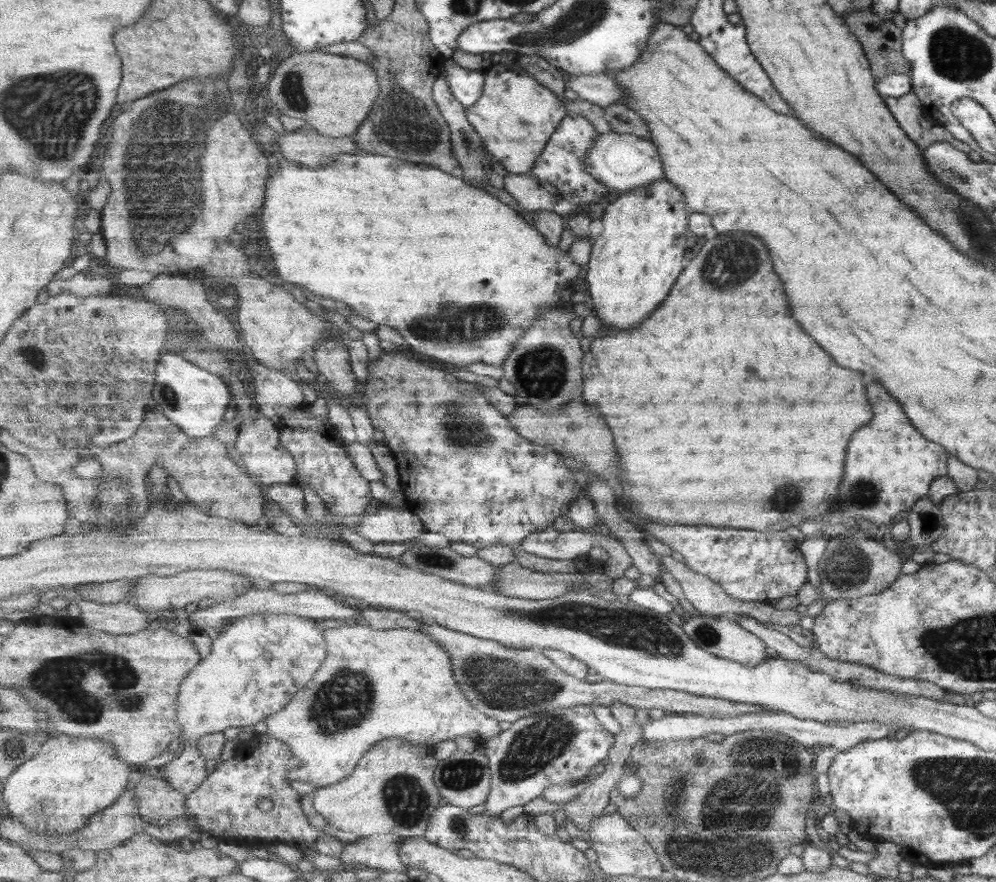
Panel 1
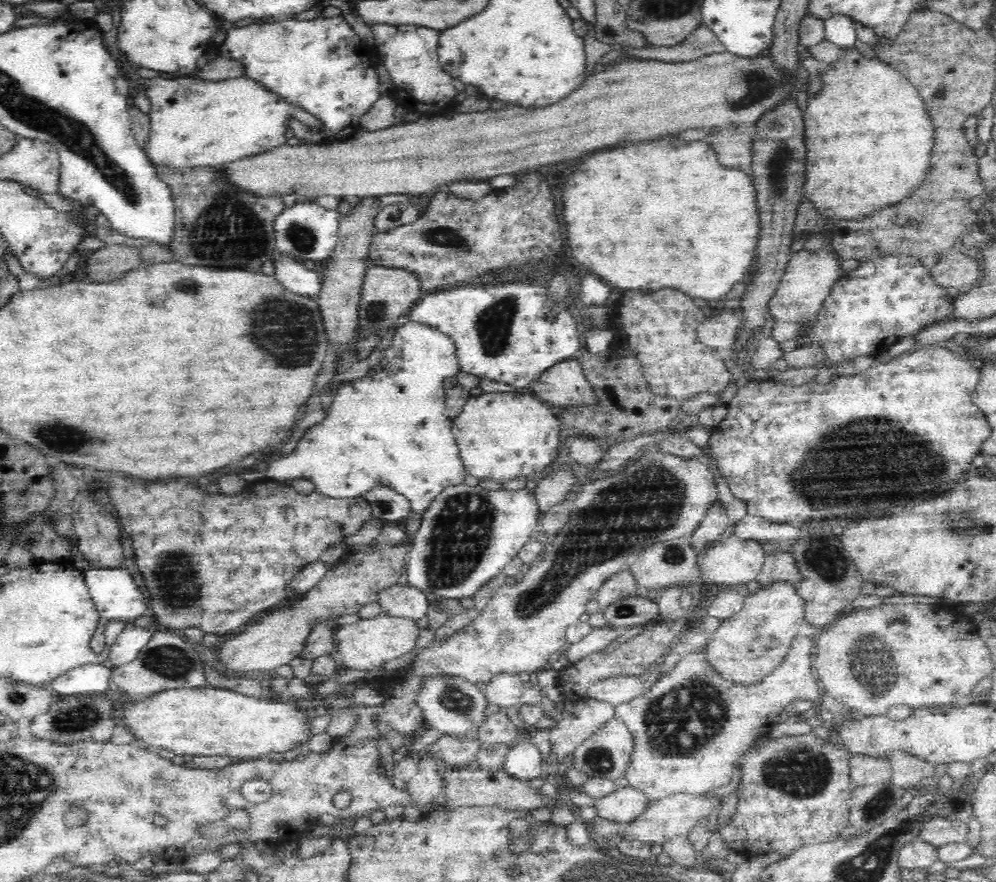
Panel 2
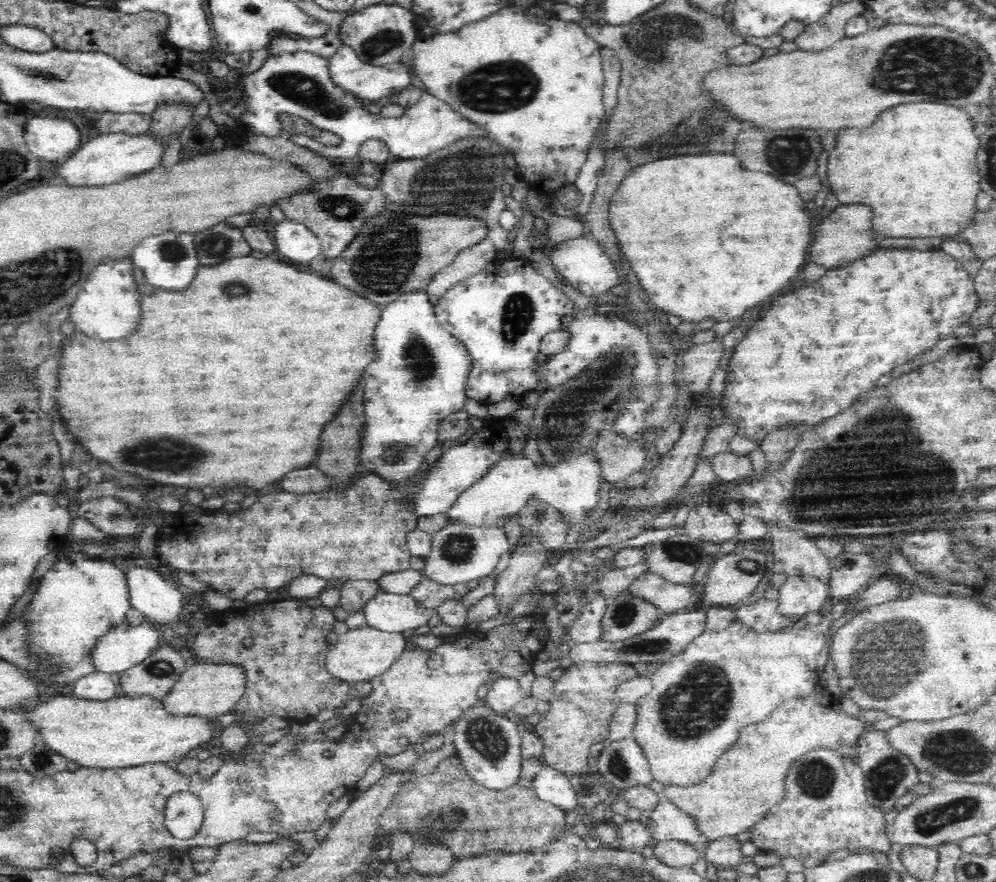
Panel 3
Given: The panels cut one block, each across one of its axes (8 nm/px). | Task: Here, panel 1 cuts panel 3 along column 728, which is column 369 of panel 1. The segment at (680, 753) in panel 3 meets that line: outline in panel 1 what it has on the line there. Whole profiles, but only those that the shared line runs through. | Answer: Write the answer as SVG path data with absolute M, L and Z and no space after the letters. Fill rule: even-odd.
M342 623L338 628L325 628L323 631L329 646L329 658L325 660L325 666L317 672L317 678L309 682L309 686L305 686L305 690L301 690L293 698L293 702L289 702L283 712L269 716L266 722L269 728L267 733L288 744L293 754L303 762L290 774L289 780L308 782L319 788L337 784L345 776L353 774L357 762L365 758L363 754L373 744L384 741L385 738L405 738L413 746L424 747L433 746L441 740L455 740L457 736L471 738L478 744L501 736L499 721L475 709L461 692L453 674L451 655L429 633L402 628L374 629L369 625L354 623ZM339 674L343 680L331 688L329 682ZM345 681L346 685L358 692L347 692ZM333 696L339 698L333 700Z

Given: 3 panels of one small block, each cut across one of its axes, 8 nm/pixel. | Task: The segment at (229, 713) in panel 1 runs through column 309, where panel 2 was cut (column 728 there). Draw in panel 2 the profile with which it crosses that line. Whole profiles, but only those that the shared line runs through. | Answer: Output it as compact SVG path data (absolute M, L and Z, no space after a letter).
M778 581L763 587L764 590L758 590L745 598L742 610L736 614L722 620L721 626L708 638L706 650L706 660L708 664L728 682L736 682L740 686L752 686L760 684L764 677L772 674L782 662L784 657L790 652L790 642L794 636L800 632L800 626L804 624L805 606L800 595L796 593L794 586L786 581Z

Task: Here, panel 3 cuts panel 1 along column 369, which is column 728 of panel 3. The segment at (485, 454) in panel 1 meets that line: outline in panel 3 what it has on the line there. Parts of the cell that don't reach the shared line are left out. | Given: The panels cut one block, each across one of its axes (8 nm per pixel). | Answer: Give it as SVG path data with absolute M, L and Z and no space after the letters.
M876 248L870 254L851 262L850 266L830 270L818 282L814 282L806 288L800 287L800 290L774 300L772 308L764 314L764 318L760 318L760 322L756 320L747 331L744 339L736 346L727 364L727 381L723 394L718 400L718 406L726 412L725 416L739 416L741 418L738 435L747 434L747 436L757 438L760 442L766 438L768 432L772 432L774 428L778 428L782 424L799 424L802 432L806 432L812 426L816 426L818 422L832 418L832 416L840 414L842 410L850 408L856 402L854 398L858 398L860 394L874 390L880 376L888 374L890 370L894 370L900 364L914 360L924 350L937 346L939 340L954 334L953 332L958 326L969 322L970 315L977 309L978 305L979 298L975 290L973 276L966 272L964 264L941 249L922 252L922 250L908 250L908 248Z

